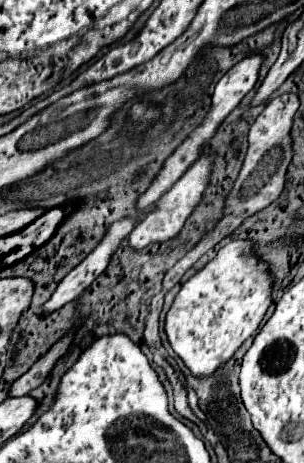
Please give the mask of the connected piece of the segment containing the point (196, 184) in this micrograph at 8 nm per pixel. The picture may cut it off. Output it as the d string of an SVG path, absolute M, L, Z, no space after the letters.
M203 156L199 158L175 184L169 192L165 192L157 204L157 210L151 212L139 226L135 226L135 230L129 234L129 242L133 248L145 248L153 242L165 242L171 240L173 236L179 234L181 226L185 224L187 216L193 212L193 208L197 206L197 202L201 200L201 194L209 182L209 174L211 174L211 164L213 164L213 156Z

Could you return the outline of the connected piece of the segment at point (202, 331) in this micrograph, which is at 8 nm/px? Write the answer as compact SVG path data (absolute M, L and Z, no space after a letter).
M231 240L225 244L213 260L181 286L167 312L167 340L195 378L211 376L233 358L241 344L257 332L271 306L275 278L269 262L263 260L257 250L255 240Z

